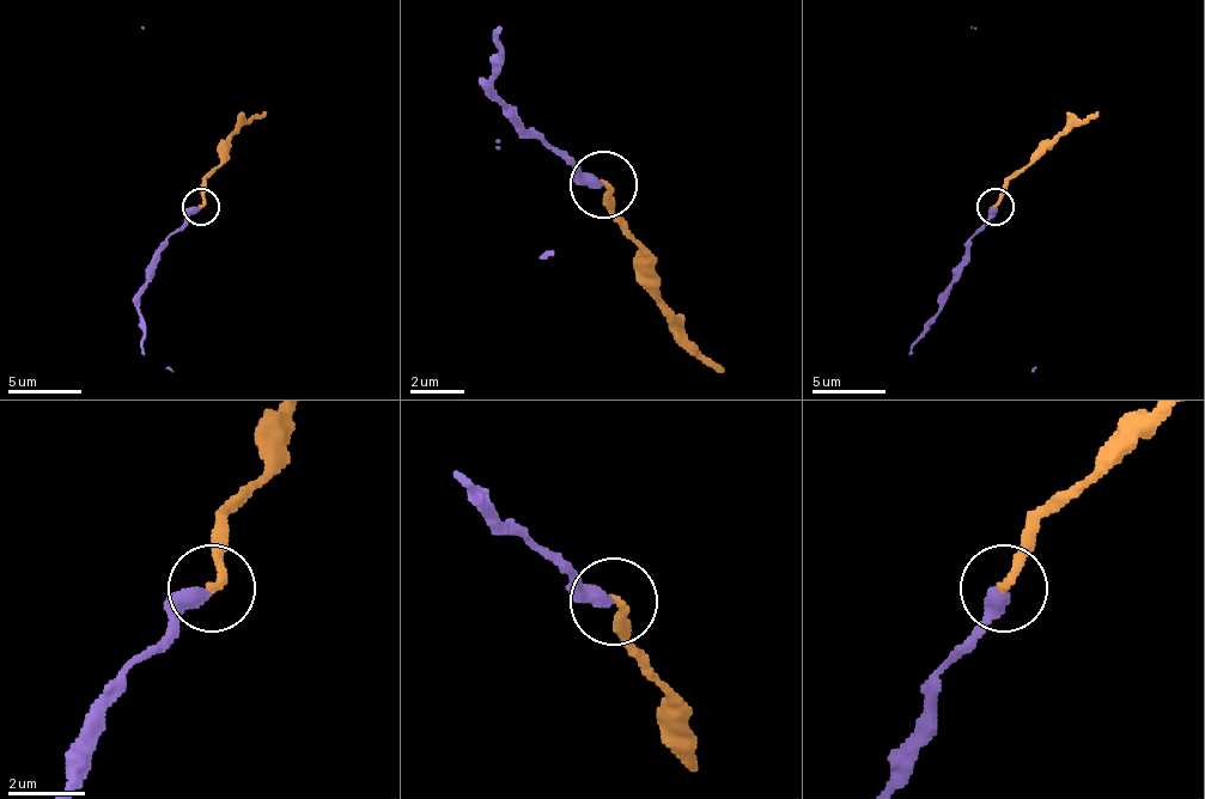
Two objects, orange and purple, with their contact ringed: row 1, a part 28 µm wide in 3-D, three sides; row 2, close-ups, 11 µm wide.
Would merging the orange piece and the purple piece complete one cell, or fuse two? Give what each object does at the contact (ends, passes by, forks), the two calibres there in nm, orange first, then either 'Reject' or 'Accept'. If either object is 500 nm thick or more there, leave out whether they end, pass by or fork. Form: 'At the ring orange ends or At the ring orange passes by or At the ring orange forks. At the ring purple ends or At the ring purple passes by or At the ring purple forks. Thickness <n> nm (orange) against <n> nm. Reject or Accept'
At the ring orange ends. At the ring purple ends. Thickness 200 nm (orange) against 380 nm. Accept

